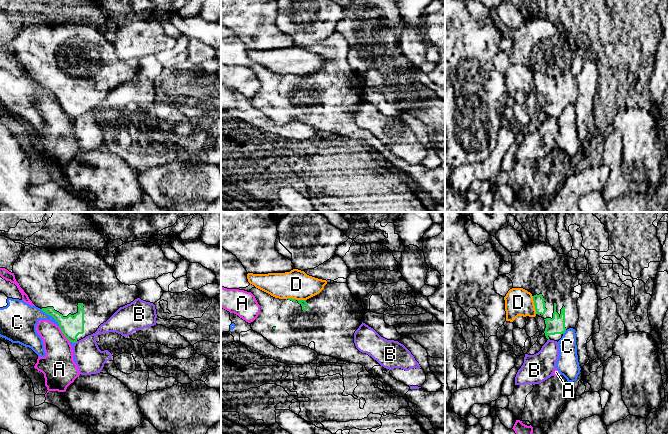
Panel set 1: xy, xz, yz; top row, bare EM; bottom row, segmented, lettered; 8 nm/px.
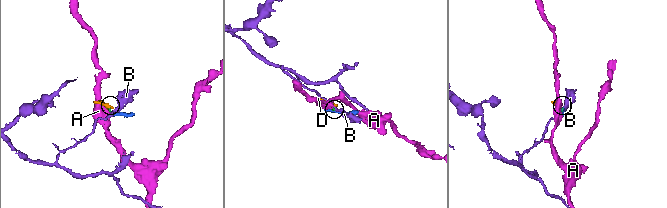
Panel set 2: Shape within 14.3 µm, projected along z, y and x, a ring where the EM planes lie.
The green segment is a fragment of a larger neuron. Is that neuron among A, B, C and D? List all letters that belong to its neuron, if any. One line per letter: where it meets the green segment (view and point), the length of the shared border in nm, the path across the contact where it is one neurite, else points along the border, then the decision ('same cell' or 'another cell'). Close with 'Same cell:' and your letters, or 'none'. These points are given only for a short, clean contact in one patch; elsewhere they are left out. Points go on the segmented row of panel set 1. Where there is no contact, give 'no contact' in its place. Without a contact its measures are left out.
A: contact xy (63, 333); length 160 nm; border xy (58, 326), (70, 341); another cell
B: contact xy (75, 341); length 40 nm; border xy (77, 341), (74, 343); another cell
C: contact xy (50, 315); length 200 nm; border xy (40, 309), (49, 314), (59, 325); another cell
D: contact xz (295, 299); length 150 nm; border xz (287, 298), (305, 300); another cell
Same cell: none

